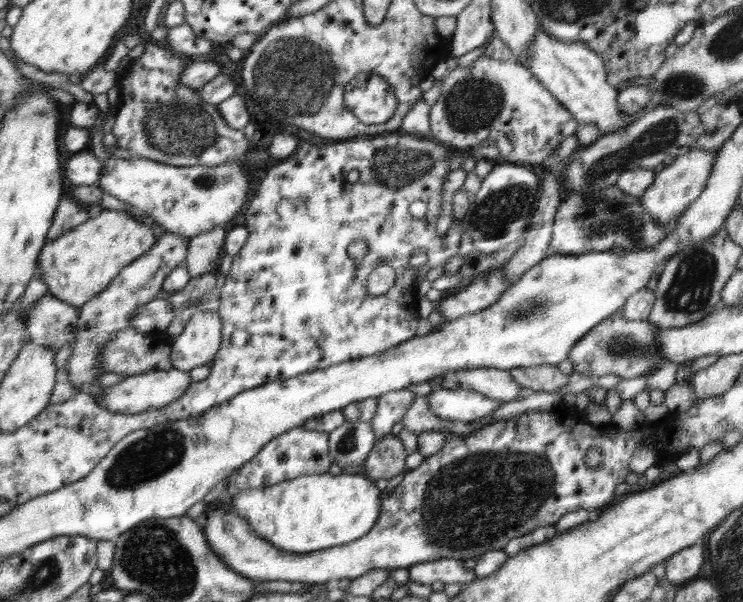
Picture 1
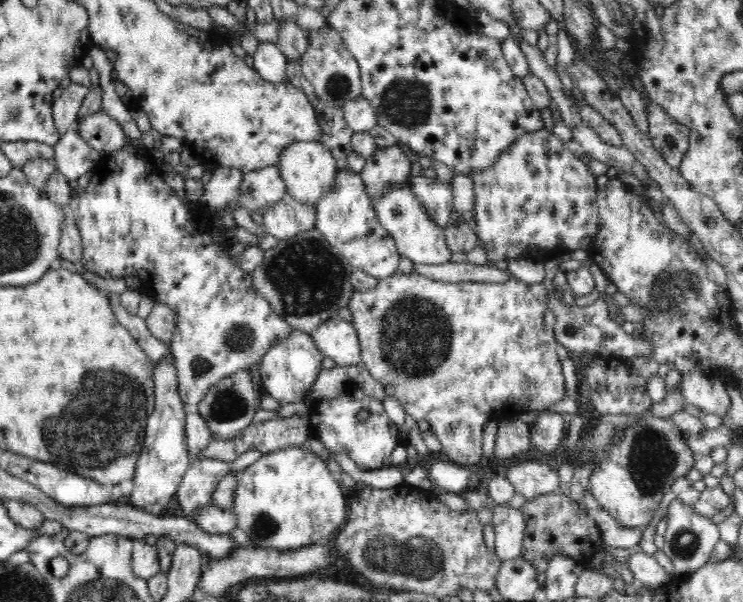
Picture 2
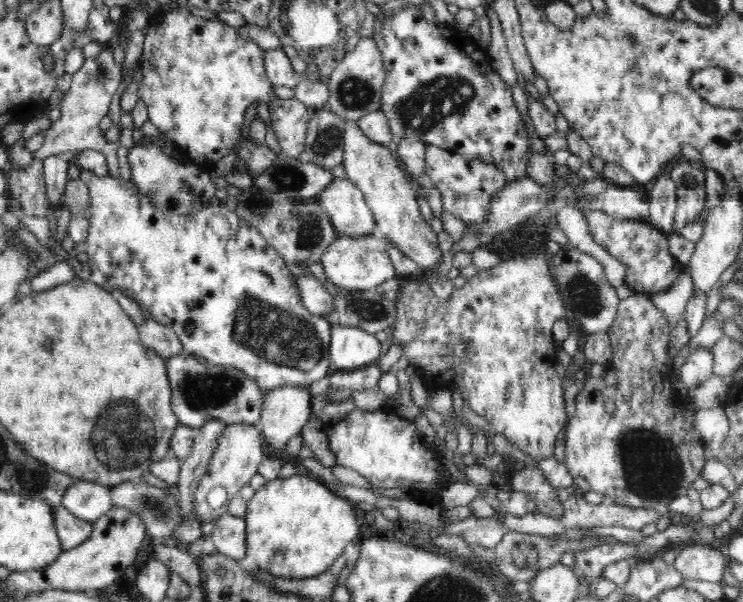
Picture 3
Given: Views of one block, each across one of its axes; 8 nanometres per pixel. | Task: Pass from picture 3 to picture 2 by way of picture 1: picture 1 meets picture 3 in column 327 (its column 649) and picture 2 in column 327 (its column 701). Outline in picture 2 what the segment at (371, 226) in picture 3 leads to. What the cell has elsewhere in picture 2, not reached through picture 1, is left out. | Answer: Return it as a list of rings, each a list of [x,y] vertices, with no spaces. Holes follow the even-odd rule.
[[[292,142],[288,144],[278,158],[280,176],[286,183],[287,194],[302,204],[314,205],[324,192],[332,192],[334,176],[340,163],[328,147],[319,142]]]

